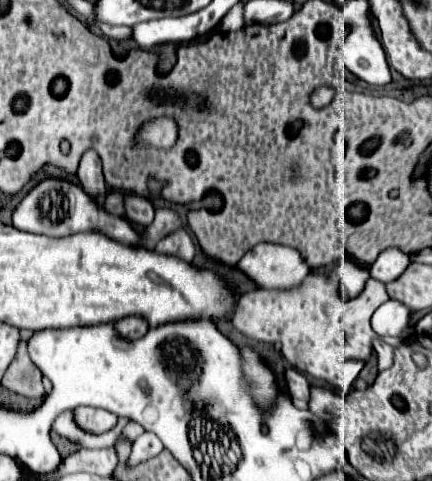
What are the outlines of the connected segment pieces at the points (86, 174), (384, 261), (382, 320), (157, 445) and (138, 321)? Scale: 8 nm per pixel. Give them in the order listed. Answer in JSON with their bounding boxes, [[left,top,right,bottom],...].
[[77,150,107,196],[371,248,411,284],[371,300,409,336],[127,432,163,464],[117,316,149,340]]

